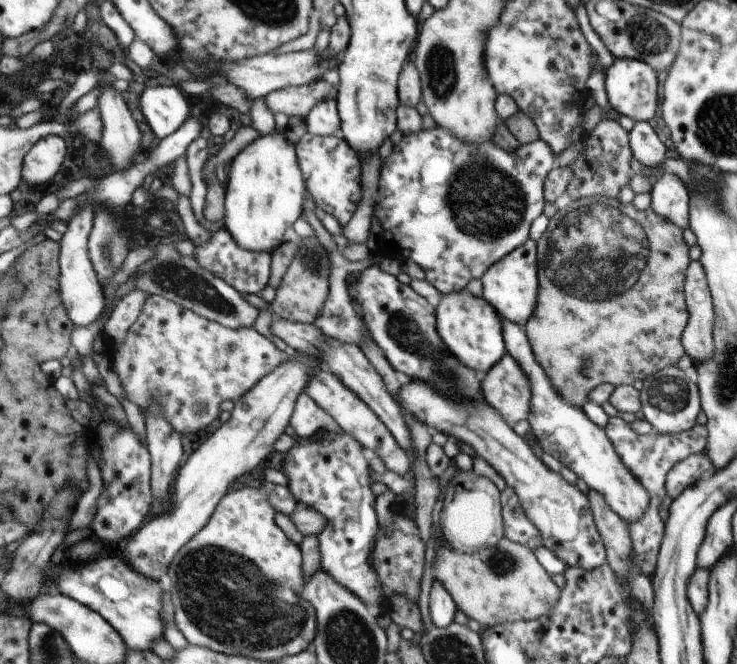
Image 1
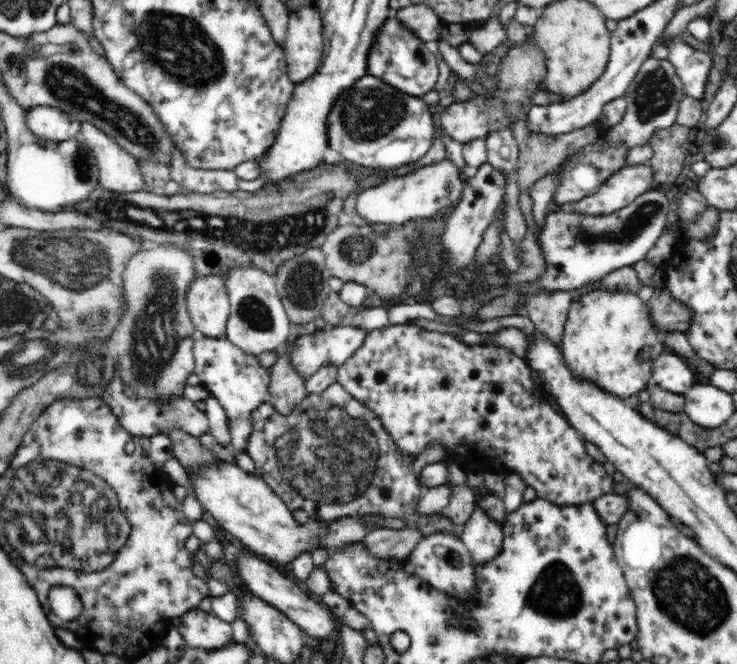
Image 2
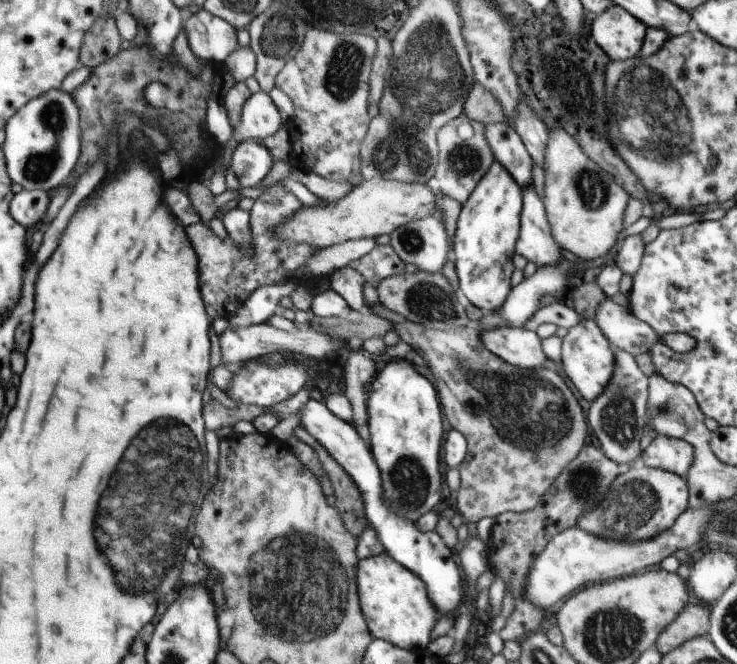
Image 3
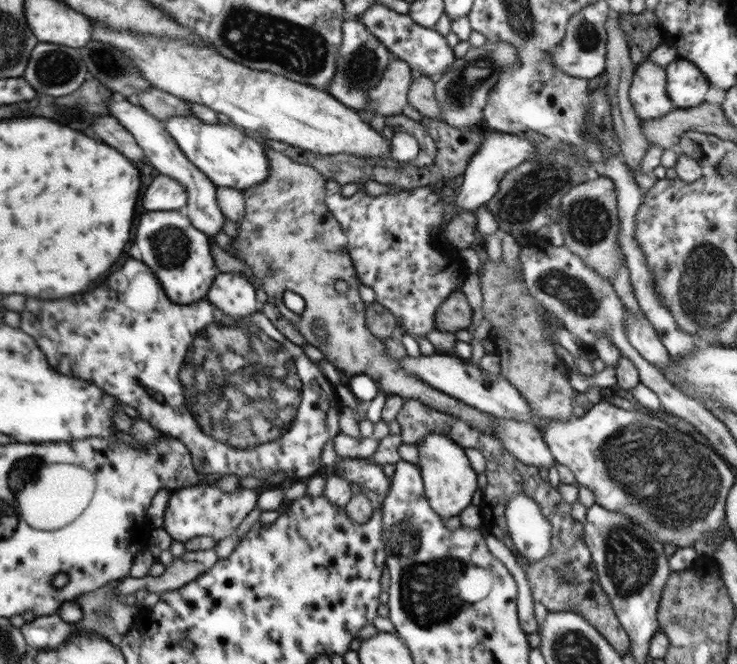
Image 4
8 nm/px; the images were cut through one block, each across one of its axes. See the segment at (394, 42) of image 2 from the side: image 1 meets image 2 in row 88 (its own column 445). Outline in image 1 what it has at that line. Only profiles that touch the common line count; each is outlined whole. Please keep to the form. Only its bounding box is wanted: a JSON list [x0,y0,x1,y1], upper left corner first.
[397,380,607,571]

